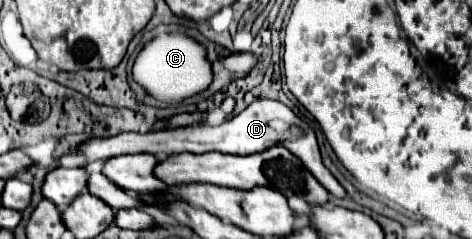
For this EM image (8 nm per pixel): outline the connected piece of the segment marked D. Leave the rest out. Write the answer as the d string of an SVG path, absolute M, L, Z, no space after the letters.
M259 99L251 103L245 111L239 115L225 119L217 127L207 127L207 125L187 125L187 127L177 127L177 129L153 129L149 133L121 133L115 137L107 139L89 139L79 147L79 155L85 157L85 163L93 163L97 159L109 159L117 155L131 155L131 153L153 153L159 157L165 155L175 155L175 153L207 153L207 151L217 151L217 153L227 153L227 155L251 155L251 153L261 153L267 151L269 147L281 145L289 149L305 169L333 195L333 197L345 197L345 189L339 185L339 181L329 173L329 169L321 161L321 153L317 147L317 139L313 129L303 123L287 105L273 101L273 99Z

